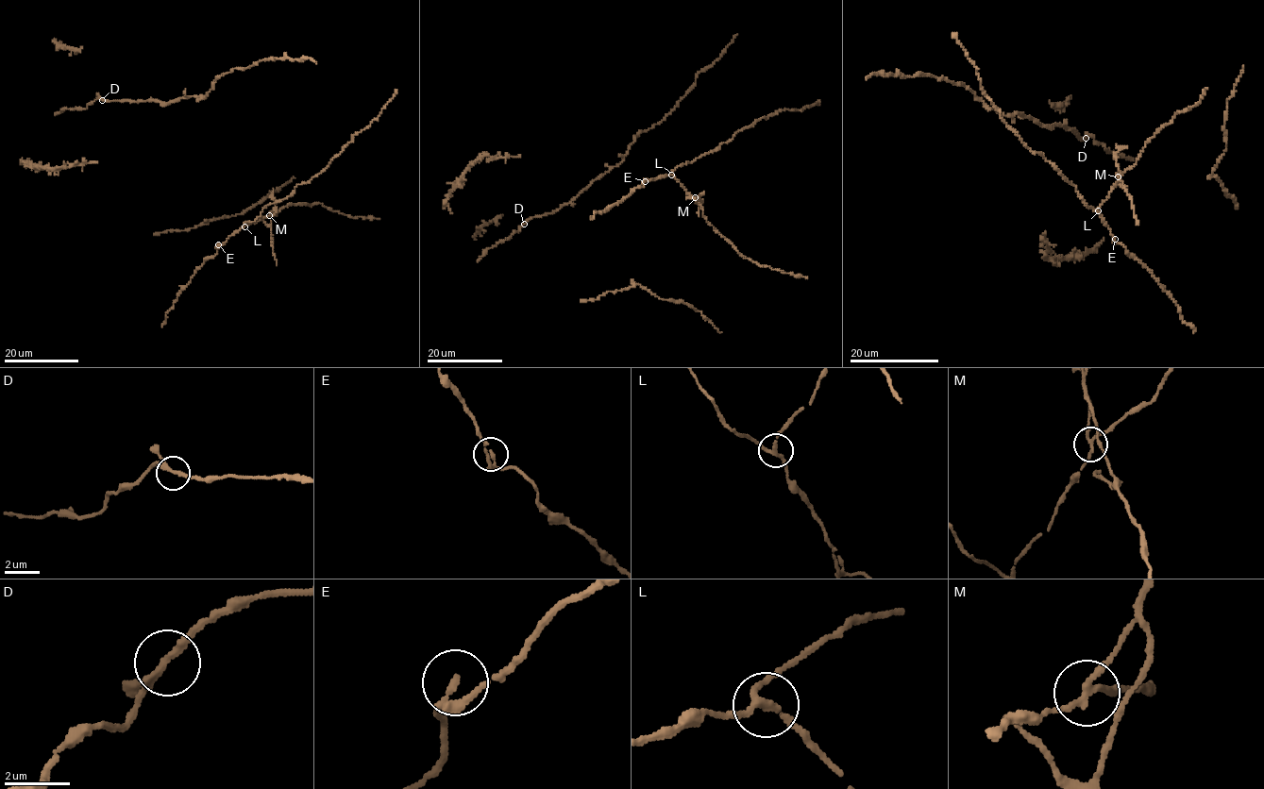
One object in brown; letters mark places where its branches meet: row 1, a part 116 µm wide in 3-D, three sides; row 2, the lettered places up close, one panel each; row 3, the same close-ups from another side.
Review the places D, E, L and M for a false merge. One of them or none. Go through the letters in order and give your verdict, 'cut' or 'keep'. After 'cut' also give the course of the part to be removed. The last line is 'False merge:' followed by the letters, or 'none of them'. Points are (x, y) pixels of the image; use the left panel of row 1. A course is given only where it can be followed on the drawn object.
D: keep
E: keep
L: keep
M: cut; foreign part runs (269, 214), (276, 208), (271, 230), (277, 264)
False merge: M

